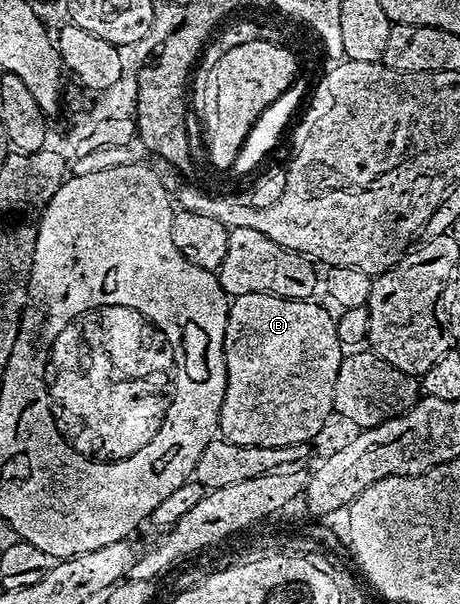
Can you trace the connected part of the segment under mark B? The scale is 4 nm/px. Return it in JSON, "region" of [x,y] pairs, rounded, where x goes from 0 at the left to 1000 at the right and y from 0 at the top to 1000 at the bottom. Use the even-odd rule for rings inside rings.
{"region":[[[546,485],[524,492],[502,493],[491,528],[491,555],[487,556],[487,599],[491,601],[491,647],[478,675],[478,702],[474,717],[480,725],[511,737],[535,740],[630,740],[633,737],[670,737],[678,733],[691,714],[700,710],[700,700],[724,680],[726,627],[735,627],[735,608],[748,596],[752,584],[735,561],[730,531],[717,526],[711,517],[687,495],[667,498],[641,498],[620,492],[598,492],[576,485]]]}

